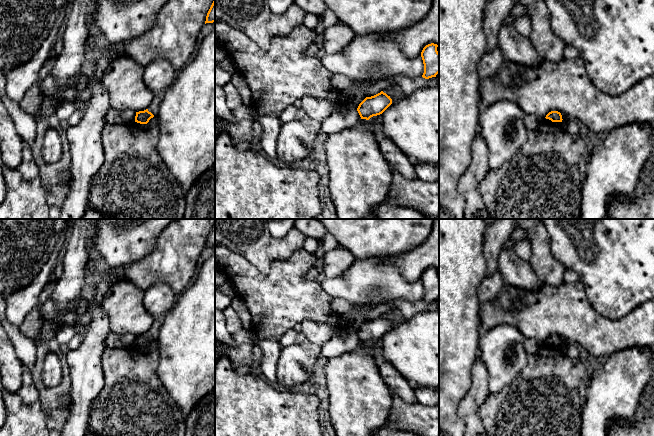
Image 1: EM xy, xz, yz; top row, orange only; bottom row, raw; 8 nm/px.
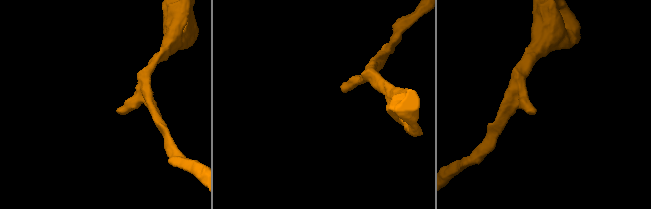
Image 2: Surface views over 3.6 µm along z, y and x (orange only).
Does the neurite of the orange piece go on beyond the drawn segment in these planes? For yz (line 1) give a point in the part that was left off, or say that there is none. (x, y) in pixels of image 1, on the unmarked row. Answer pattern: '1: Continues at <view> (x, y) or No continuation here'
1: No continuation here

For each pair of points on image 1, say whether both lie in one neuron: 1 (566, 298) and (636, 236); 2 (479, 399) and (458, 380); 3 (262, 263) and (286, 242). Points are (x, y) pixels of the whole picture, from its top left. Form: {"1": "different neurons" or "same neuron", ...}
{"1": "different neurons", "2": "different neurons", "3": "same neuron"}

